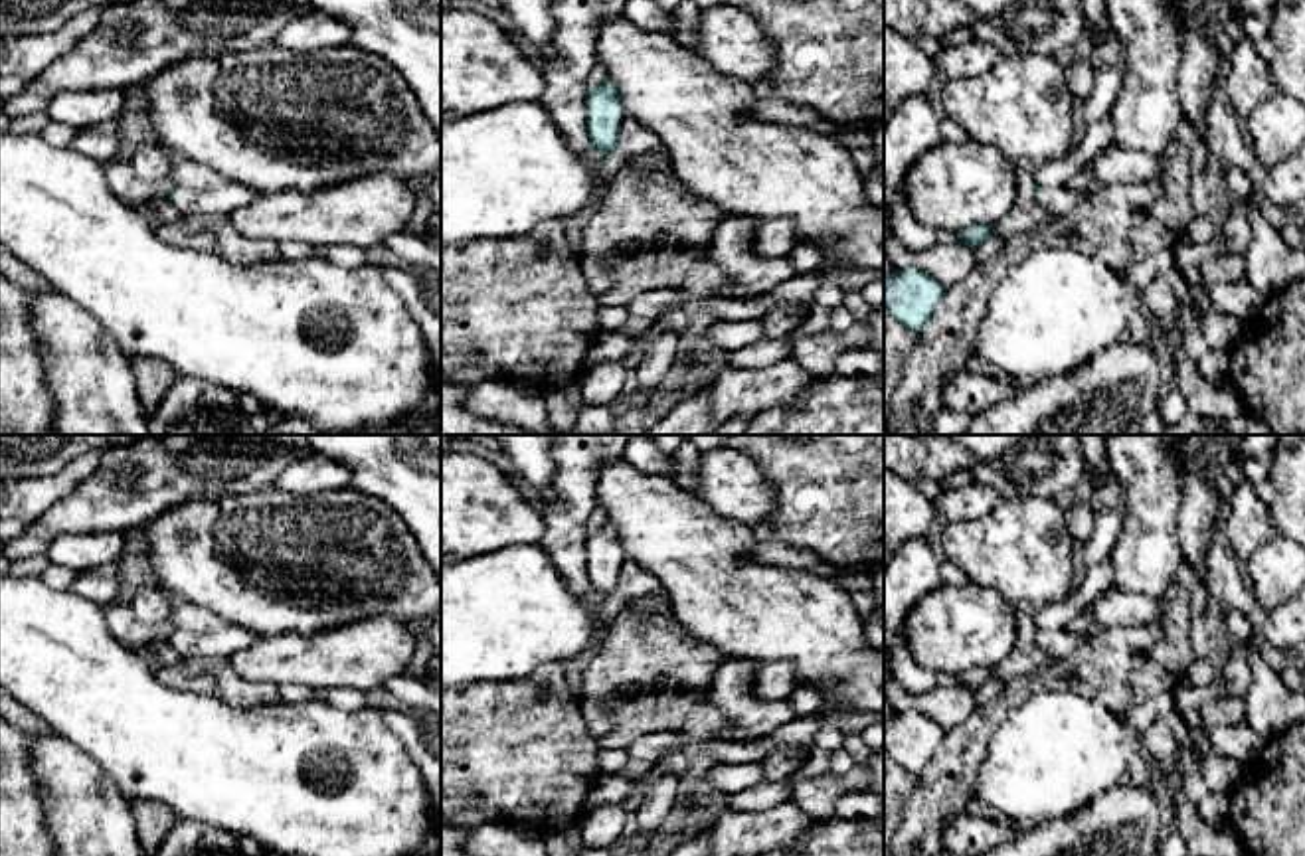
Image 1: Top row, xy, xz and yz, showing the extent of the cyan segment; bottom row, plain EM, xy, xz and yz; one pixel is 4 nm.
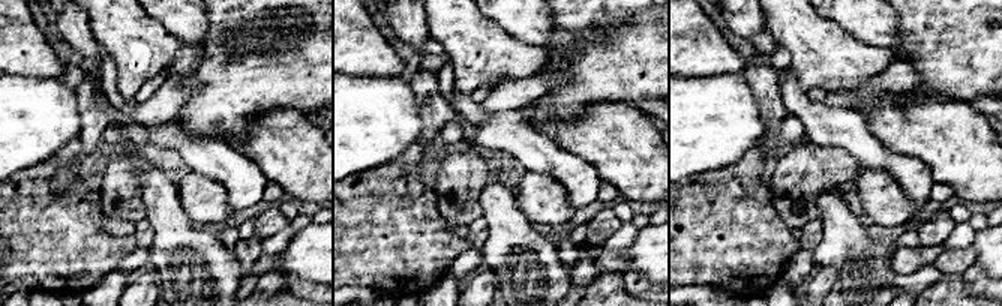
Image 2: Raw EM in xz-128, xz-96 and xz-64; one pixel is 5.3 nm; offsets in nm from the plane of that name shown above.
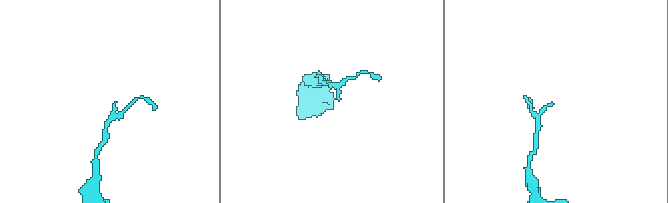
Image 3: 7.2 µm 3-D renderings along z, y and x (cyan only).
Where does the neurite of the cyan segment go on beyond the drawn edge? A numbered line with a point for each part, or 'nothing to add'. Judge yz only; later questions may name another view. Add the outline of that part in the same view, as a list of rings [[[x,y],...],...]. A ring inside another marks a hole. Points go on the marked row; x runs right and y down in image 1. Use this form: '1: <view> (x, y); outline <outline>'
1: yz (1060, 200); outline [[[1066,186],[1048,188],[1046,196],[1036,200],[1050,215],[1064,215],[1086,200],[1089,192],[1072,190]]]

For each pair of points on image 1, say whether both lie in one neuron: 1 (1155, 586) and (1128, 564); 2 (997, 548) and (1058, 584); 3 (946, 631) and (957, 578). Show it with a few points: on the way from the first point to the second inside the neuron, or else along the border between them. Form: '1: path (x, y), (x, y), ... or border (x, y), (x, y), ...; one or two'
1: path (1149, 580), (1133, 564); one
2: path (1013, 550), (1043, 572); one
3: border (967, 580), (959, 586), (942, 584); two

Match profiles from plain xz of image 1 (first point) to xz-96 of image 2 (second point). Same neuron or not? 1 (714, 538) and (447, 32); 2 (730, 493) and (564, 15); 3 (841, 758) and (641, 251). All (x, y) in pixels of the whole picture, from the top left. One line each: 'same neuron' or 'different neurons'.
1: same neuron
2: different neurons
3: different neurons

